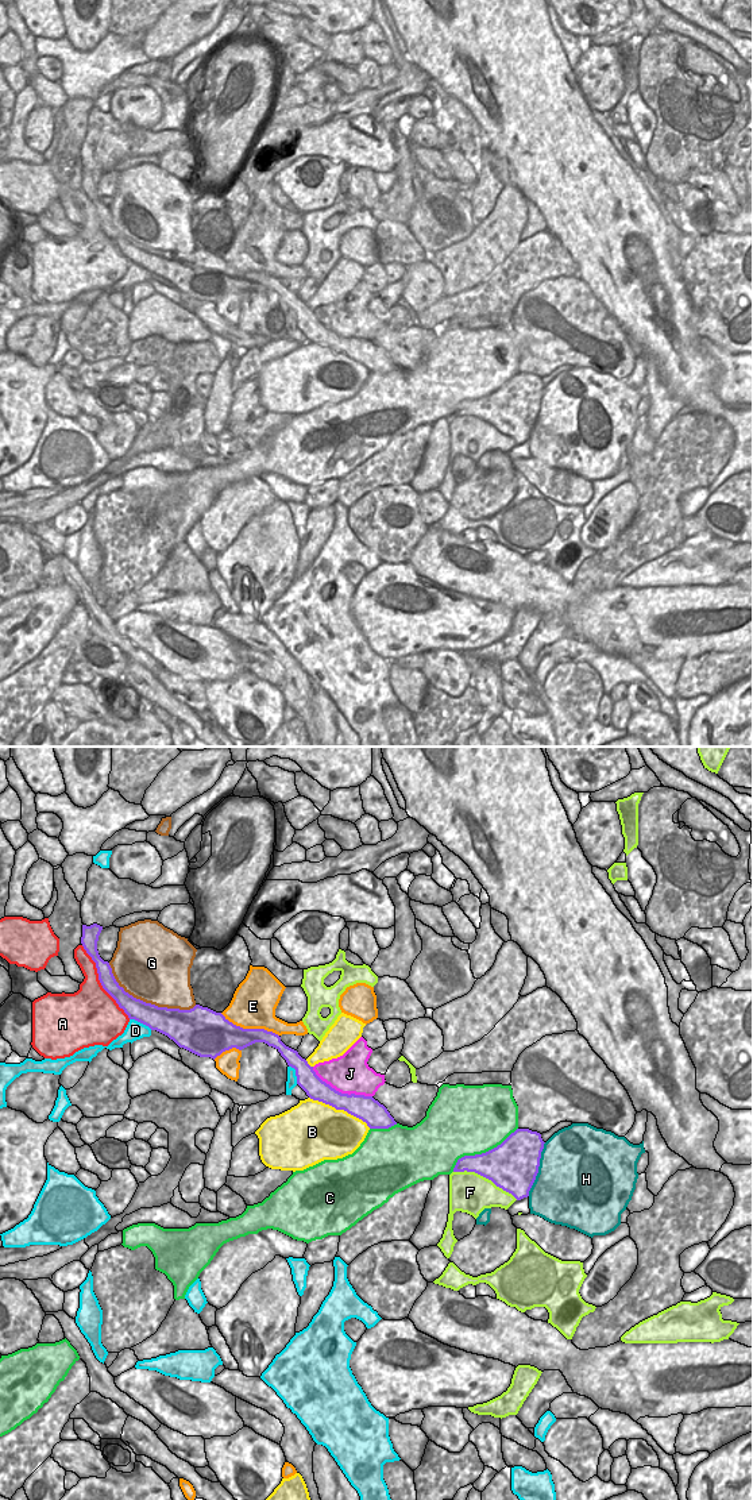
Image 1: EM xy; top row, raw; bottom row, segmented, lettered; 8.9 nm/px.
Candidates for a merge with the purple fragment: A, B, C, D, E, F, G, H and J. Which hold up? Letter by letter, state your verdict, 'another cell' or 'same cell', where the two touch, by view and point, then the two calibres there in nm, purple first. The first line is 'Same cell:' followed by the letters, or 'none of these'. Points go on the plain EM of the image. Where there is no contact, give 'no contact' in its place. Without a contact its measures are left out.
Same cell: none of these
A: another cell; contact xy (100, 226); calibres 140 and 400 nm
B: another cell; contact xy (340, 353); calibres 220 and 460 nm
C: another cell; contact xy (482, 397); calibres 380 and 500 nm
D: another cell; contact xy (141, 266); calibres 240 and 170 nm
E: another cell; contact xy (250, 273); calibres 260 and 400 nm
F: another cell; contact xy (486, 421); calibres 420 and 360 nm
G: another cell; contact xy (147, 247); calibres 240 and 480 nm
H: another cell; contact xy (537, 413); calibres 460 and 480 nm
J: another cell; contact xy (340, 336); calibres 220 and 360 nm

